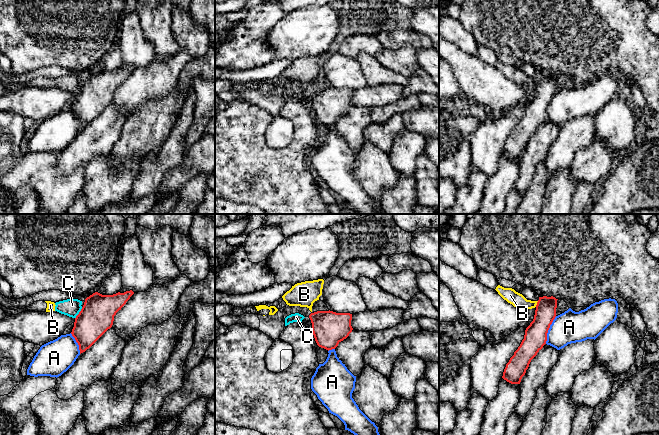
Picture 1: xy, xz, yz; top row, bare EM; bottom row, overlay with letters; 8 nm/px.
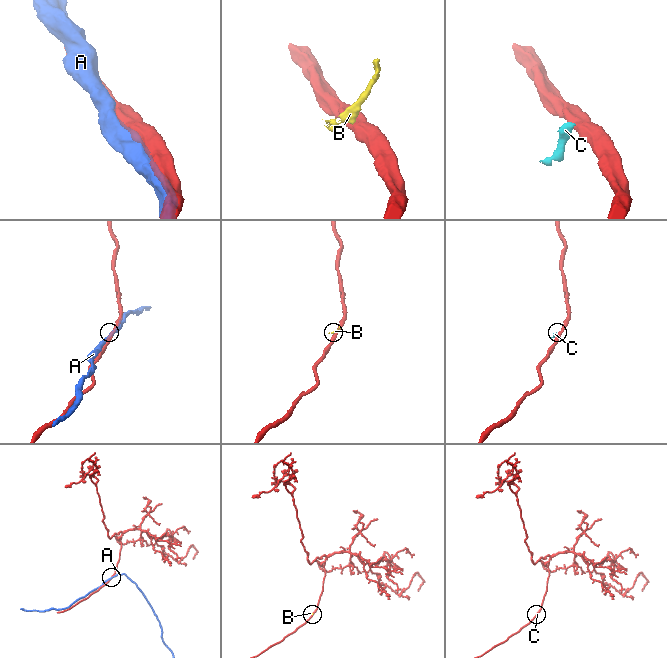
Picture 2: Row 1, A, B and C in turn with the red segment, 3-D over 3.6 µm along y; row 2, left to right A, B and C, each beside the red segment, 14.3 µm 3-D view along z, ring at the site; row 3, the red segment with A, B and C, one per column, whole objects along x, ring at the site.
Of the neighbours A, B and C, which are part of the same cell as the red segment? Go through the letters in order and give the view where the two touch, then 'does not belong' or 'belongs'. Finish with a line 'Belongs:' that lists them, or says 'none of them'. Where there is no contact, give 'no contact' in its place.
A: yz | does not belong
B: yz | does not belong
C: xy | does not belong
Belongs: none of them

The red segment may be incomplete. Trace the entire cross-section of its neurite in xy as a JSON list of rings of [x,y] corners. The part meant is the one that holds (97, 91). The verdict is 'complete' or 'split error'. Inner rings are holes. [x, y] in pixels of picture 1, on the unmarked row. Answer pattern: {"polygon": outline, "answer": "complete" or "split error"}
{"polygon": [[[132,66],[113,71],[95,68],[85,75],[71,108],[79,121],[80,130],[112,103],[114,92],[133,70]]], "answer": "complete"}

